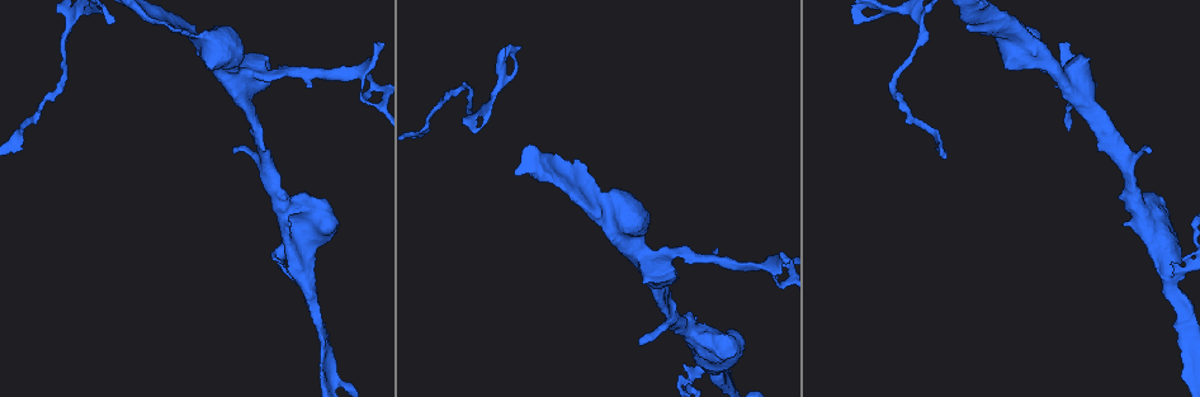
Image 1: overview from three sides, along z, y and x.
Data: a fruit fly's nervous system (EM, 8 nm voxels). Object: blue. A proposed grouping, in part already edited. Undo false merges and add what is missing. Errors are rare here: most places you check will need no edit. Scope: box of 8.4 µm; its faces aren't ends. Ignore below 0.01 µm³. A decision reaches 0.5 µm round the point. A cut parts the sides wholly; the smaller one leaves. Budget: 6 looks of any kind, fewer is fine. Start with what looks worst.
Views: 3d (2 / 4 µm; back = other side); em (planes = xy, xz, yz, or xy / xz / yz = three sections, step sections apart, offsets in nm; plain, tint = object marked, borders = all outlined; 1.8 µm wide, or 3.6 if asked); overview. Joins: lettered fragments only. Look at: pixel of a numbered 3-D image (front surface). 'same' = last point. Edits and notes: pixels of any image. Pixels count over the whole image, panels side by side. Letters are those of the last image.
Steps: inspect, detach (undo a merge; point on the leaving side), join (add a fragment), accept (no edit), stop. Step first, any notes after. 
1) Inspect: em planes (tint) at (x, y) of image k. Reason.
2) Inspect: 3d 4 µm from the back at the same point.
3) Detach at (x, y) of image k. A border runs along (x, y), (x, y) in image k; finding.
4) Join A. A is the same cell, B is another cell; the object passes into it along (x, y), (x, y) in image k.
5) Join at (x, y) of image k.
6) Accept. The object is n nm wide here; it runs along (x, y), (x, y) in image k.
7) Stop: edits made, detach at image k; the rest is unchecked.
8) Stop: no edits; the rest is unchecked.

Inspect: 3d 4 µm at (1057, 76) of image 1. A fork.

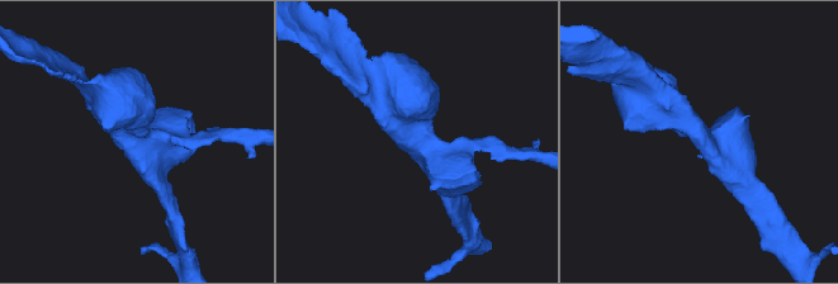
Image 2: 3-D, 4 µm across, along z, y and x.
Inspect: em xy step 8 (tint) at (414, 144) of image 2. Now the EM.

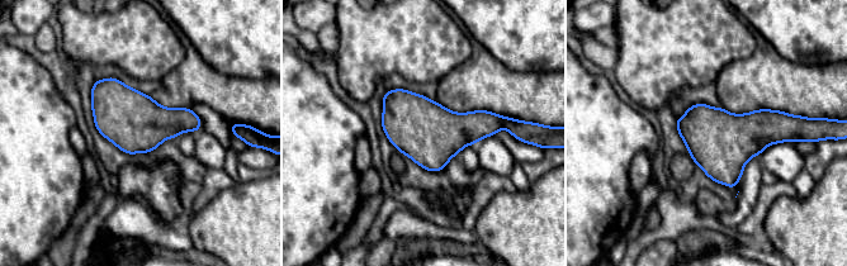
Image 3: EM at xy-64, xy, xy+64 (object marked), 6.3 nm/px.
Inspect: em planes (borders) at the same point. Cut it another way.

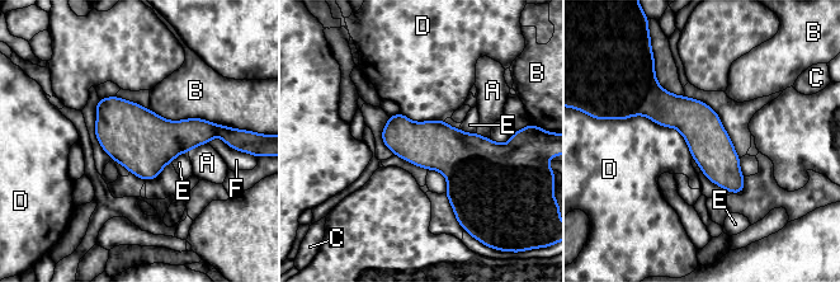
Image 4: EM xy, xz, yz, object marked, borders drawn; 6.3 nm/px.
Accept. A, B, C, D, E and F are other cells; 3 arms meet here; a border runs along (621, 118), (674, 127), (692, 158) in image 4; continuous, no second neuron.

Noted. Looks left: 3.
Inspect: em yz step 4 (borders) at (114, 23) of image 1. Thin end.

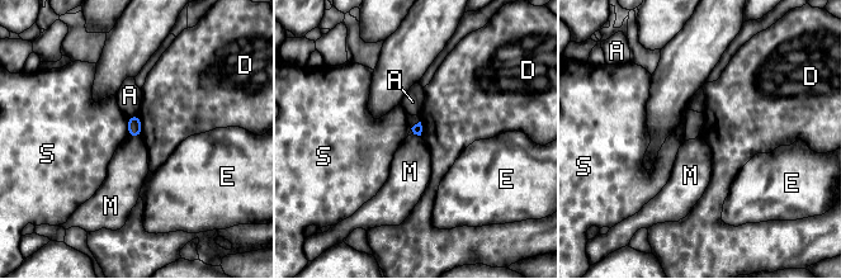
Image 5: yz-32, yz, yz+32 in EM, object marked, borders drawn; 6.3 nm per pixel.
Inspect: em planes (borders) at the same point.

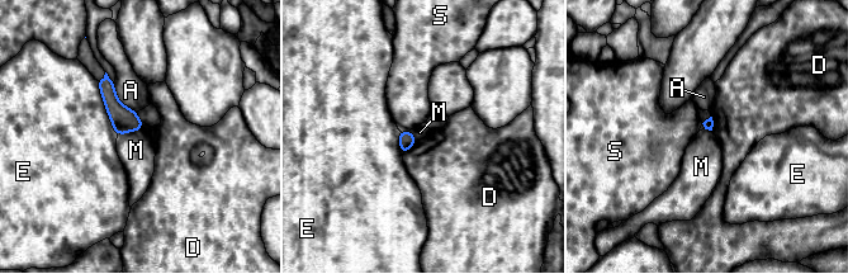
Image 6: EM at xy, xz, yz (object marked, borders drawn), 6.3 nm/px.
Accept. The longest contact is with E, 380 nm; A, D, E, M and S are other cells; no lettered fragment goes on from it.

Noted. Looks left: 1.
Stop: no edits; the rest is unchecked.

